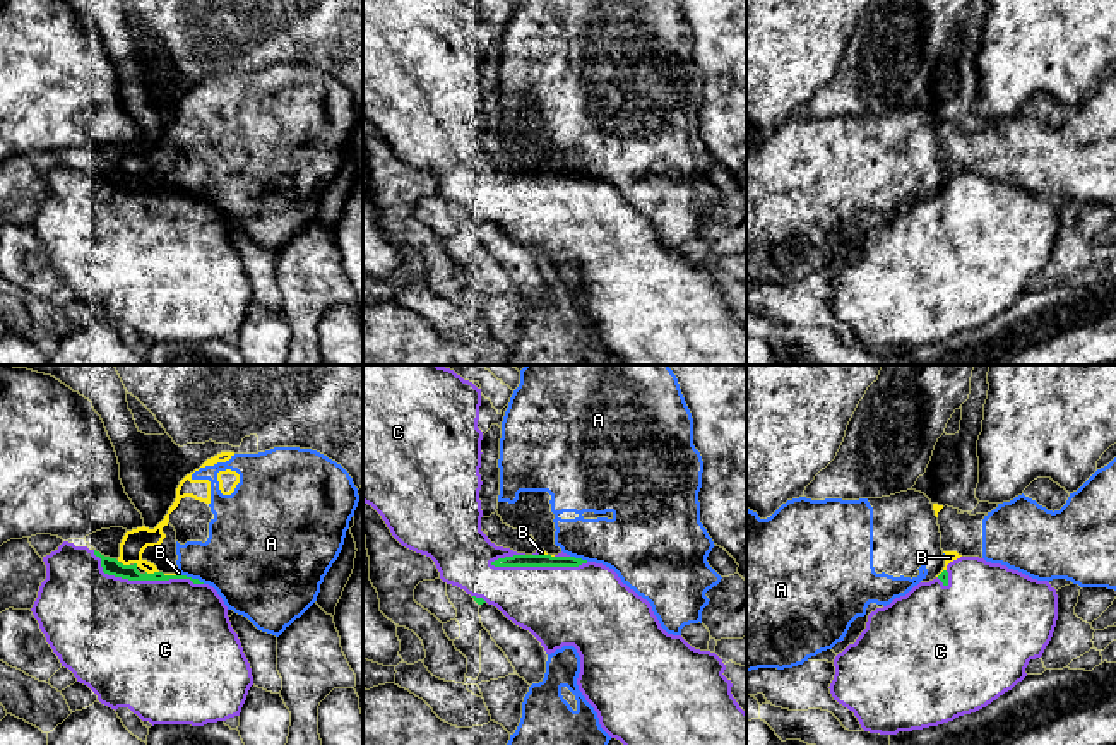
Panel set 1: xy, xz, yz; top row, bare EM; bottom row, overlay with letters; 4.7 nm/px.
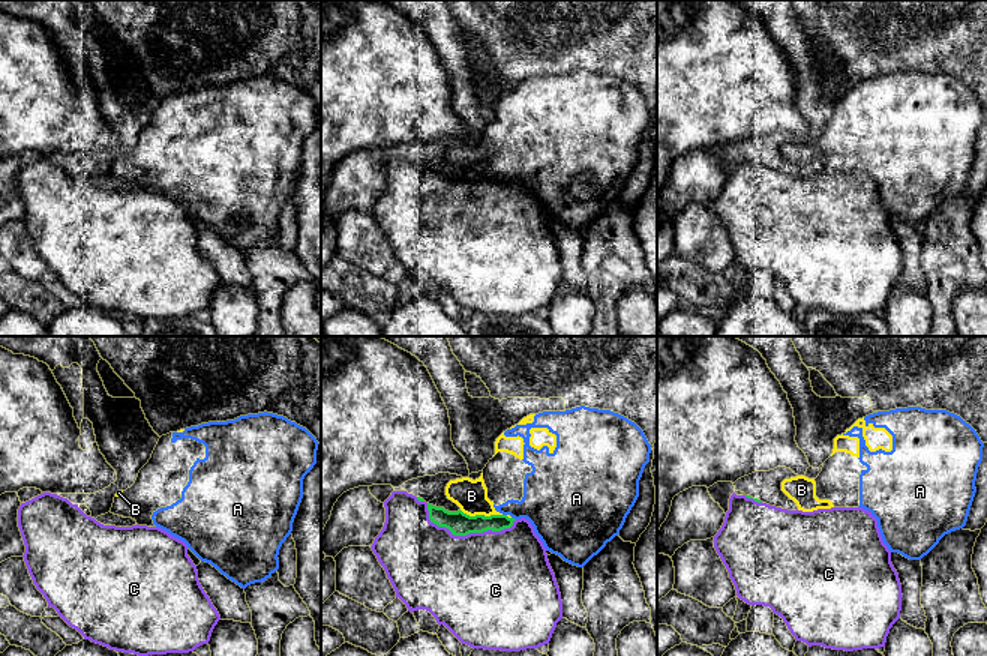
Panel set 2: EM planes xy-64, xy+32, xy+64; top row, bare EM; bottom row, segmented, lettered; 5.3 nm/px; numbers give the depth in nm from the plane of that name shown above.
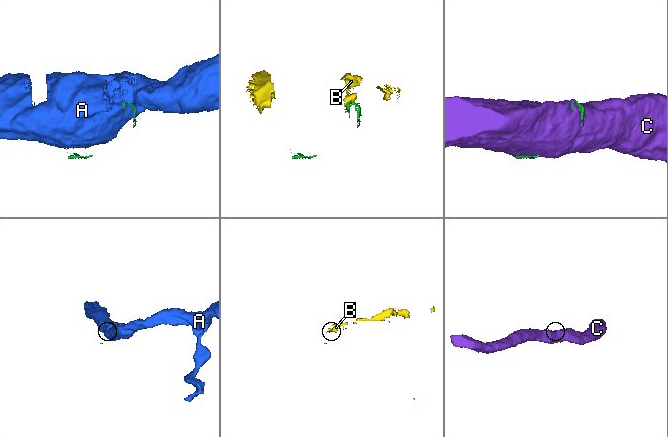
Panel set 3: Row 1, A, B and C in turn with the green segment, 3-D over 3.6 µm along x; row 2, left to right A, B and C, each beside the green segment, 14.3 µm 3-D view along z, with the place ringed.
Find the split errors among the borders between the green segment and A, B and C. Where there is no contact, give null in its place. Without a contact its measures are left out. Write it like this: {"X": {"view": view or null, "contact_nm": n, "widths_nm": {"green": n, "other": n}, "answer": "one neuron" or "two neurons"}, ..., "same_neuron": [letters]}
{"A": {"view": "xy", "contact_nm": 130, "widths_nm": {"green": 50, "other": 360}, "answer": "two neurons"}, "B": {"view": "xy", "contact_nm": 60, "widths_nm": {"green": 80, "other": 120}, "answer": "two neurons"}, "C": {"view": "xz", "contact_nm": 460, "widths_nm": {"green": 60, "other": 360}, "answer": "one neuron"}, "same_neuron": ["C"]}

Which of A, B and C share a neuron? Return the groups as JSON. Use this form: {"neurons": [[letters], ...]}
{"neurons": [["A", "B"], ["C"]]}

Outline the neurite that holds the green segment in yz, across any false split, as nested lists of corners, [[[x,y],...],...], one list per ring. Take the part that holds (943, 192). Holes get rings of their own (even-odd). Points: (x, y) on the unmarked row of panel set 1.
[[[960,173],[929,199],[868,231],[866,245],[834,276],[834,317],[858,334],[870,349],[897,351],[923,346],[976,329],[1022,298],[1030,276],[1041,274],[1058,236],[1058,211],[1048,197],[1032,195],[1001,180]]]

